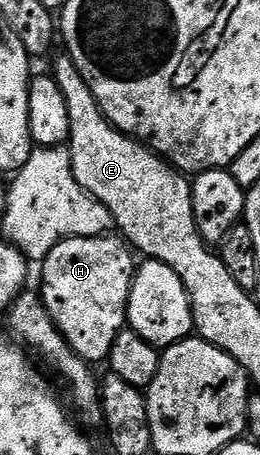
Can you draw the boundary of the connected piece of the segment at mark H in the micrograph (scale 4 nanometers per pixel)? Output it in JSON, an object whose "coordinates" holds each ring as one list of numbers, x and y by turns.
{"coordinates":[[103,236,100,238,65,238,48,256,41,259,42,290,40,297,52,320,64,340,88,364,105,363,112,352,112,344,116,344,116,336,127,329,126,309,130,303,130,289,134,283,136,269,135,255,131,247,121,237]]}

